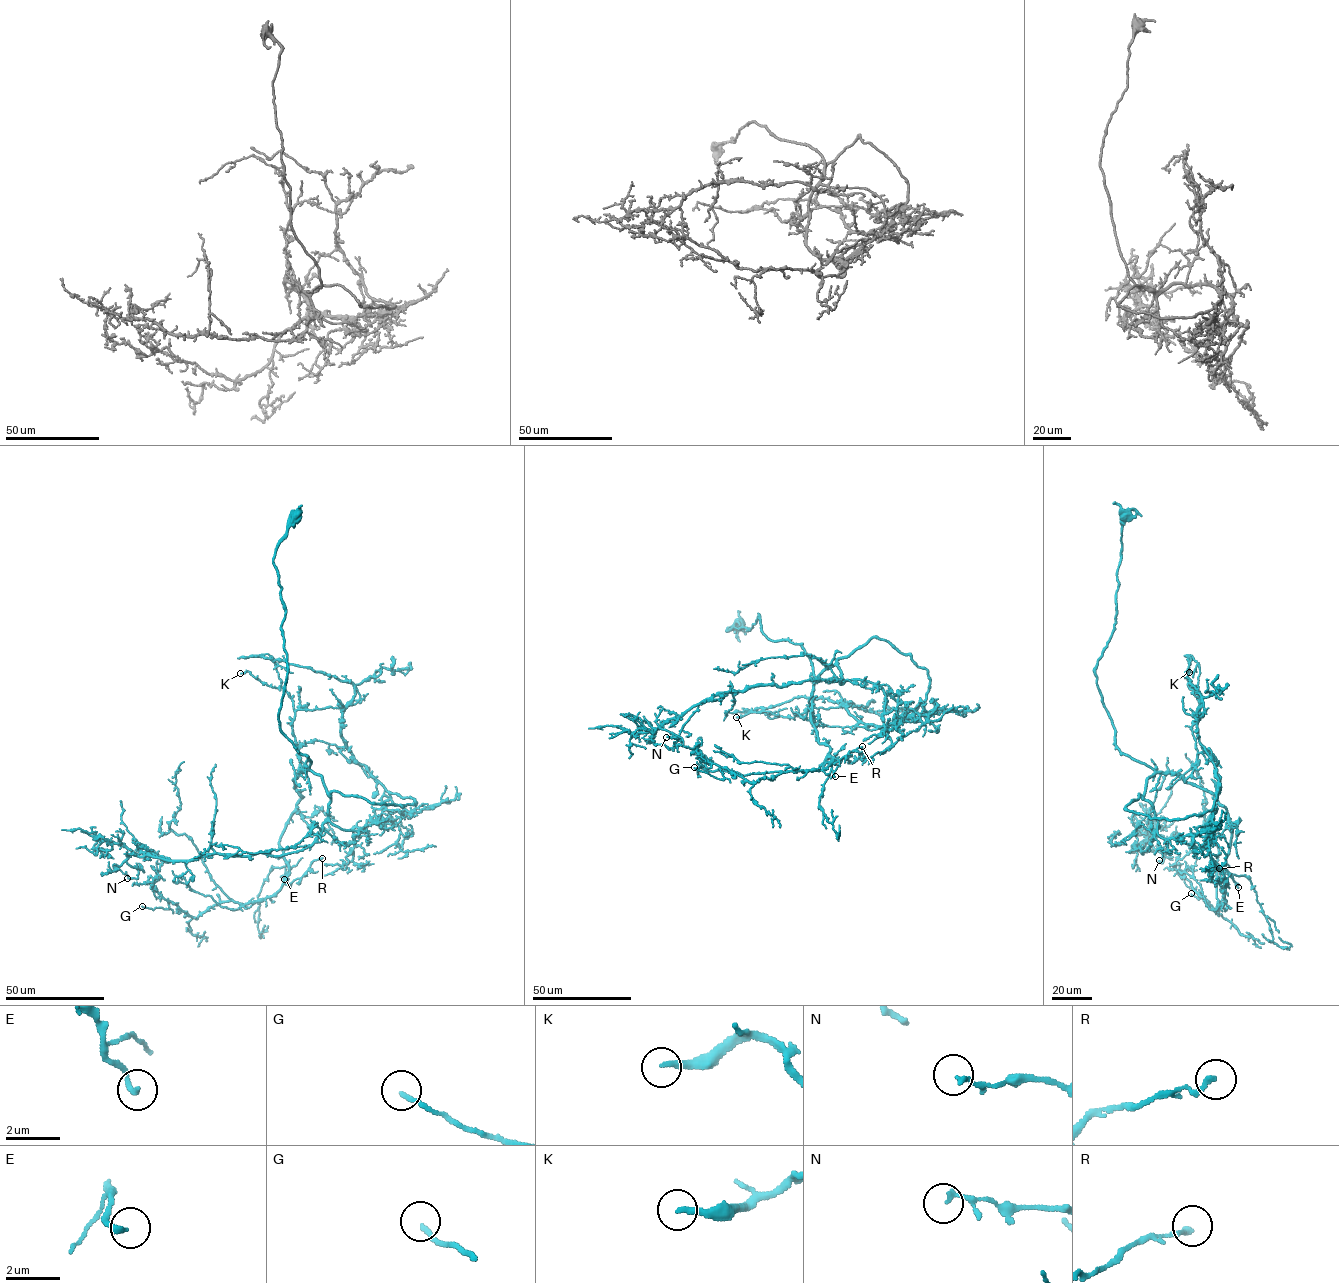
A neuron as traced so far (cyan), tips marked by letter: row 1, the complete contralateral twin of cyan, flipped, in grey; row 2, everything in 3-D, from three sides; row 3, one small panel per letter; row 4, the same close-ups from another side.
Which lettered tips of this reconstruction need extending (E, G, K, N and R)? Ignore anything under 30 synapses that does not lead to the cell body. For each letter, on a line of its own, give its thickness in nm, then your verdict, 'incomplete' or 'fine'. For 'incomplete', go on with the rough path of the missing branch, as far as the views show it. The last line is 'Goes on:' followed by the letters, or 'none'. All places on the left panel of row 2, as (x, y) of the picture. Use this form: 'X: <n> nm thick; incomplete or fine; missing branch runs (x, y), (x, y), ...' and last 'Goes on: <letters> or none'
E: 200 nm thick; incomplete; missing branch runs (284, 879), (283, 893), (292, 900), (277, 919)
G: 180 nm thick; fine
K: 220 nm thick; incomplete; missing branch runs (240, 673), (216, 682), (200, 710), (189, 713), (180, 708), (171, 709)
N: 170 nm thick; fine
R: 220 nm thick; fine
Goes on: E, K

